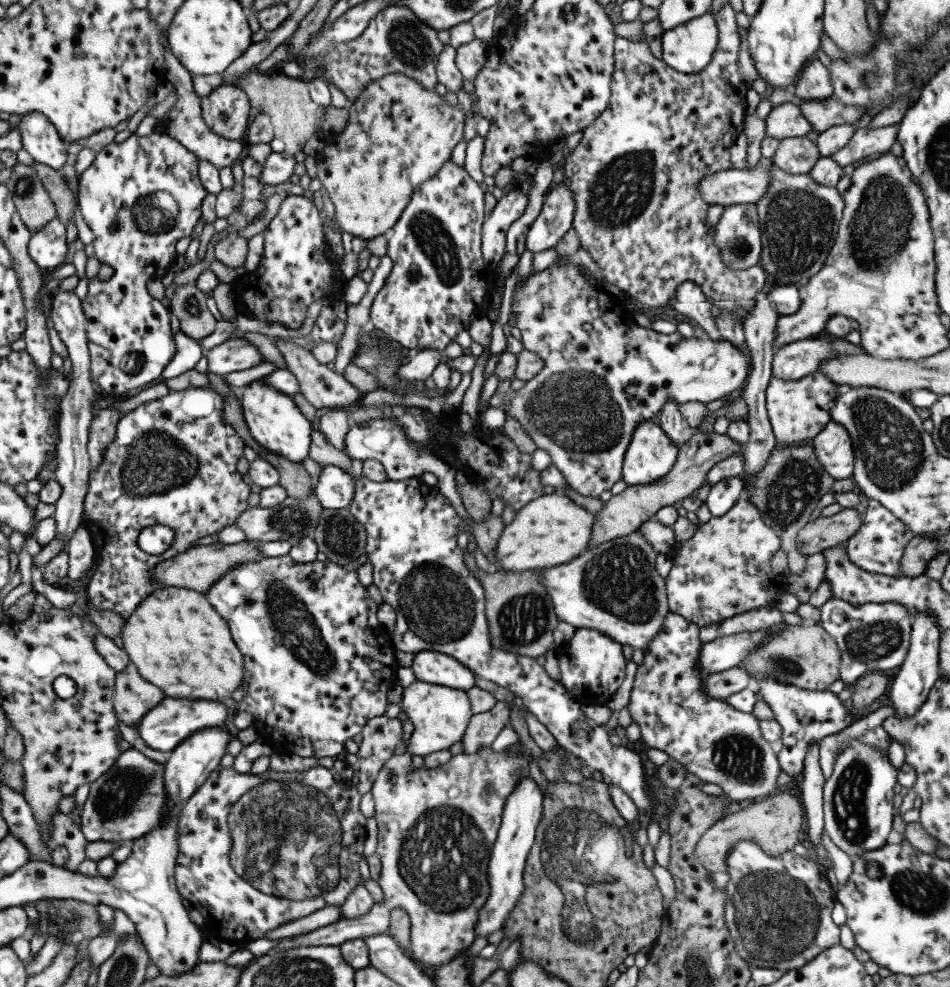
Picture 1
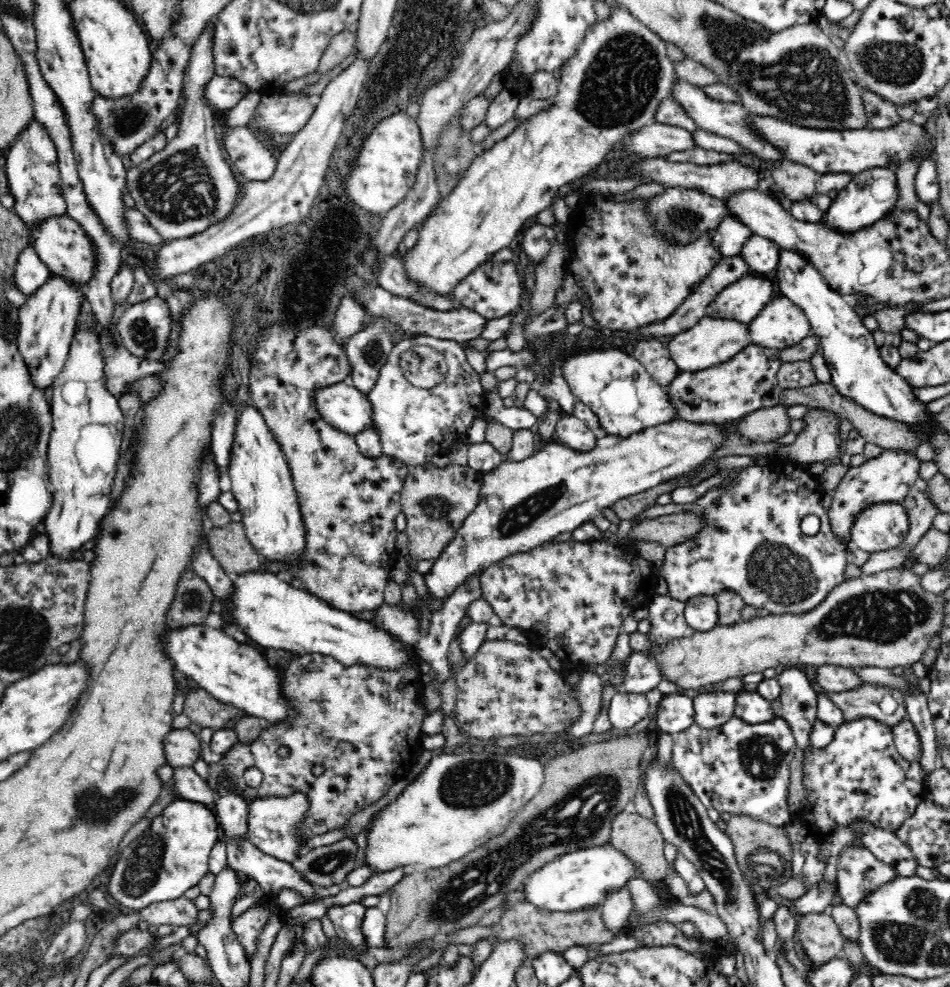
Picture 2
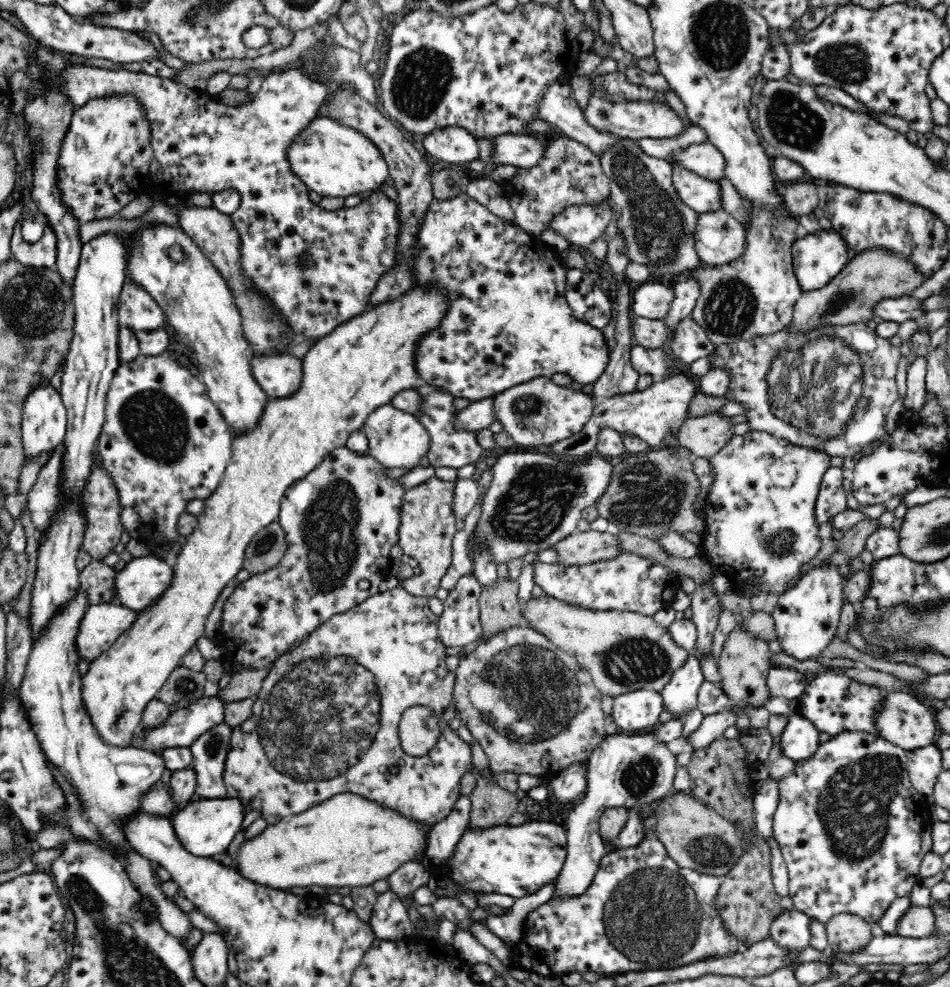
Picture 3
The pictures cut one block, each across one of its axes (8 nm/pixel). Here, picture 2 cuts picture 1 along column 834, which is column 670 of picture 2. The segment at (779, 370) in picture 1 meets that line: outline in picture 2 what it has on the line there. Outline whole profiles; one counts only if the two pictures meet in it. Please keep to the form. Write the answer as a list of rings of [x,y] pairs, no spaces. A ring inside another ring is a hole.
[[[704,315],[698,324],[673,335],[666,343],[672,360],[677,364],[679,370],[699,371],[734,358],[736,352],[744,350],[751,342],[750,337],[748,337],[748,323]]]

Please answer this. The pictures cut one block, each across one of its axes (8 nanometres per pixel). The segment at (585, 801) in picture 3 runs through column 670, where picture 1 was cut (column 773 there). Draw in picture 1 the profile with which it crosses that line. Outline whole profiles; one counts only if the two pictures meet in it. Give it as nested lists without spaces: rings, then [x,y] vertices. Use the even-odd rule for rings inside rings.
[[[668,612],[661,626],[661,632],[649,642],[649,652],[644,652],[642,664],[637,666],[627,712],[630,720],[640,727],[640,745],[657,748],[668,754],[670,759],[681,762],[688,771],[710,784],[718,784],[734,807],[745,805],[748,799],[767,798],[780,791],[777,780],[782,772],[778,754],[772,751],[759,727],[759,720],[752,713],[738,711],[725,699],[707,695],[704,690],[703,670],[697,667],[701,654],[699,626],[690,620]]]

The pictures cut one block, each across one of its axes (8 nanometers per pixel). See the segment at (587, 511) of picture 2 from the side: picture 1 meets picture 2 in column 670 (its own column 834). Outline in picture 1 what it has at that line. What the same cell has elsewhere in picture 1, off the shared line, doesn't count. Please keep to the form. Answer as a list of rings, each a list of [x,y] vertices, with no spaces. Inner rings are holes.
[[[831,420],[813,439],[816,458],[832,479],[852,477],[855,468],[852,439],[841,424]]]

